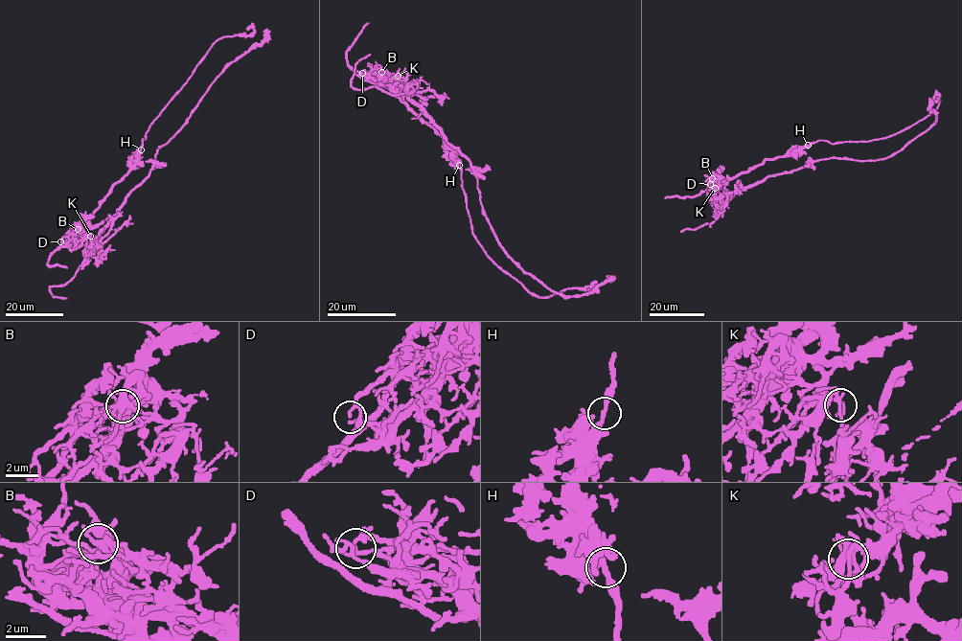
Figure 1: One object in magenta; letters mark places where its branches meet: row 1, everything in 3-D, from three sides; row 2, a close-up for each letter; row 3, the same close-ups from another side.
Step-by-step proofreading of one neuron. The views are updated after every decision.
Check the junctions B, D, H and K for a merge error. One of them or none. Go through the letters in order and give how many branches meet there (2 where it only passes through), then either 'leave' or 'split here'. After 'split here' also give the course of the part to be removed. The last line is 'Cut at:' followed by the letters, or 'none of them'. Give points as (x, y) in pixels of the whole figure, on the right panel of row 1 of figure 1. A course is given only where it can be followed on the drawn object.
B: branches 3; leave
D: branches 3; leave
H: branches 3; leave
K: branches 3; split here; course (714, 188), (766, 159), (819, 140), (890, 136), (936, 109), (939, 98), (934, 96), (940, 97)
Cut at: K

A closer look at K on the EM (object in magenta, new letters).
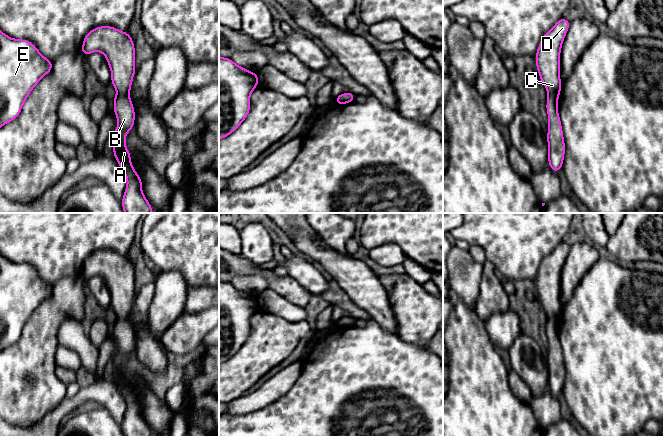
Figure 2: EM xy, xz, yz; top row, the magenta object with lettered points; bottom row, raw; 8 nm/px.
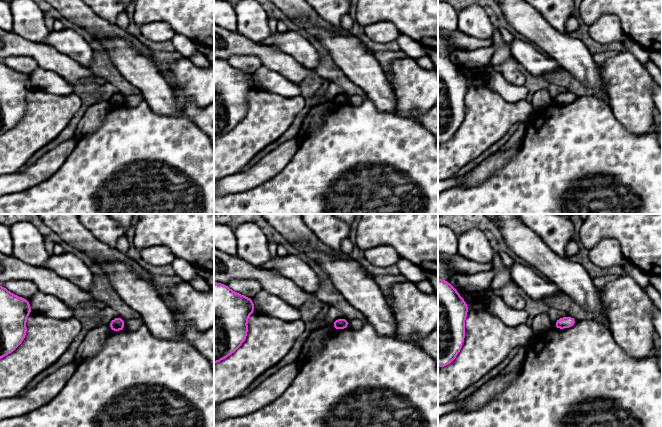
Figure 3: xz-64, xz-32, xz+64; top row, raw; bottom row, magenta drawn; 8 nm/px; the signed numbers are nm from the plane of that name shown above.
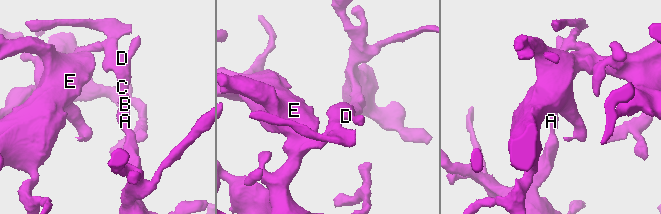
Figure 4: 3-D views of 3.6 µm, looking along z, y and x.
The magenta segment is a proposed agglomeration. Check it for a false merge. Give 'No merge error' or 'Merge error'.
Merge error

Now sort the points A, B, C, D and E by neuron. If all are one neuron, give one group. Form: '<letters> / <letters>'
A B / C D E

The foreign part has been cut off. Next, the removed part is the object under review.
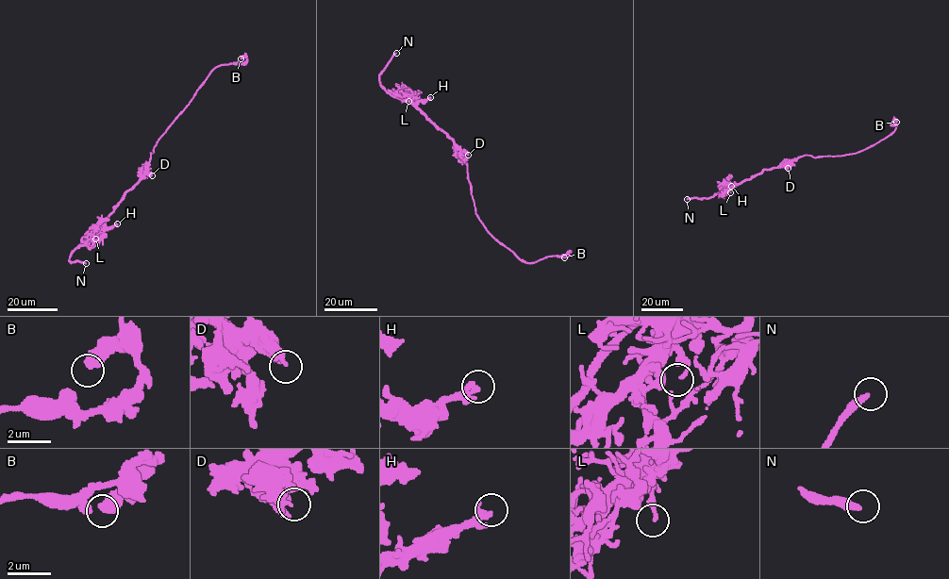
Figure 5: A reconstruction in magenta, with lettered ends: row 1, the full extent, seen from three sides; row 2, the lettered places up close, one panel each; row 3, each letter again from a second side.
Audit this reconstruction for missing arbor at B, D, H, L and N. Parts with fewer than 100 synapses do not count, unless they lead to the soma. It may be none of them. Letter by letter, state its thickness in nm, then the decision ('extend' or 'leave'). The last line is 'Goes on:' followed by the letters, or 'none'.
B: 440 nm | leave
D: 400 nm | leave
H: 240 nm | leave
L: 170 nm | leave
N: 320 nm | extend
Goes on: N

